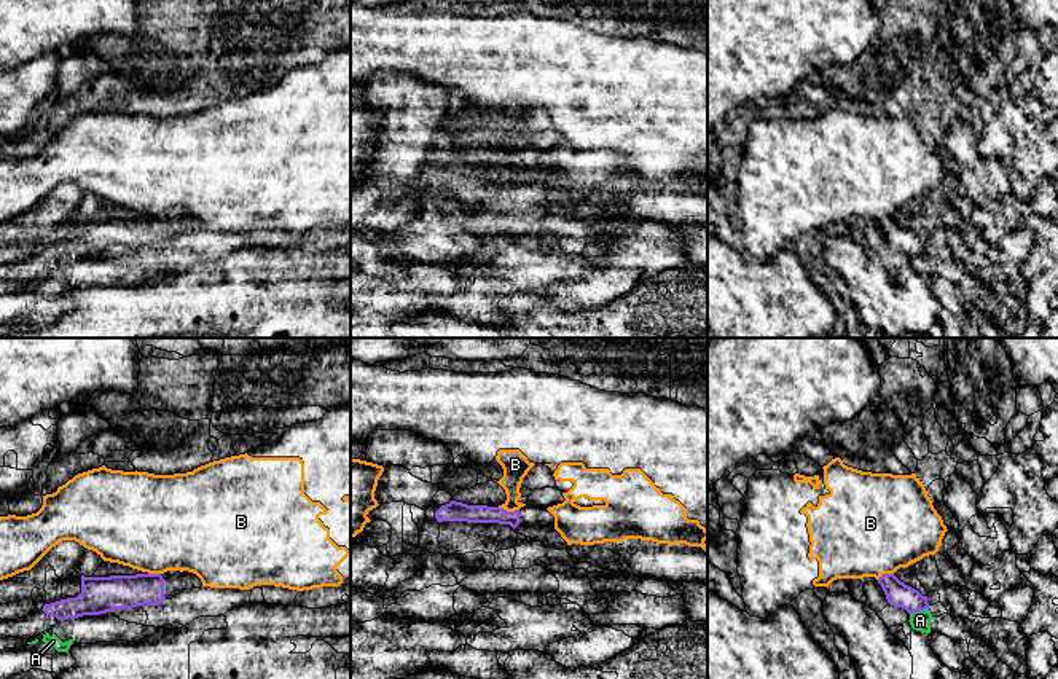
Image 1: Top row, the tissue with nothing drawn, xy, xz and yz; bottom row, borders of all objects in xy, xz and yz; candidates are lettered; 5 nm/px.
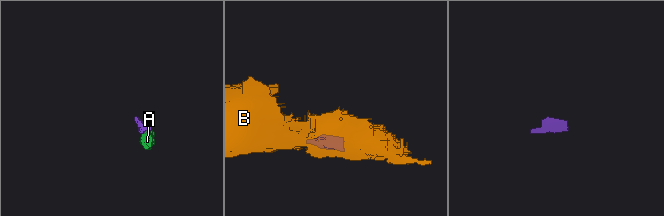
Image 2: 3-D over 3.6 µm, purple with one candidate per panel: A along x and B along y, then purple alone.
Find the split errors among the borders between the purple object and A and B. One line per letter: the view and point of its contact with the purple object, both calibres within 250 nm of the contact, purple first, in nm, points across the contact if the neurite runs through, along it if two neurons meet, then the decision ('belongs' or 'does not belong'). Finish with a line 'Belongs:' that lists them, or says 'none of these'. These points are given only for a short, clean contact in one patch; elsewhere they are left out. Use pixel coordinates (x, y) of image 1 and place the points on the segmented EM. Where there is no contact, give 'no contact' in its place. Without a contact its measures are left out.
A: meets purple in yz at (918, 611); 130 nm thick on the purple side, 100 nm on the other; does not belong
B: meets purple in xz at (509, 512); 100 nm thick on the purple side, 140 nm on the other; border along xz (499, 506), (507, 510), (518, 510); does not belong
Belongs: none of these

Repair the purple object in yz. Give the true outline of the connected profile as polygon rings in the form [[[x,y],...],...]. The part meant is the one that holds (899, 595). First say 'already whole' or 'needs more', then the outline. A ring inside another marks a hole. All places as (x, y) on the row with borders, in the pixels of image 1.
already whole; [[[883,574],[878,579],[886,599],[894,607],[905,609],[910,615],[929,609],[927,596],[900,582],[894,574]]]

